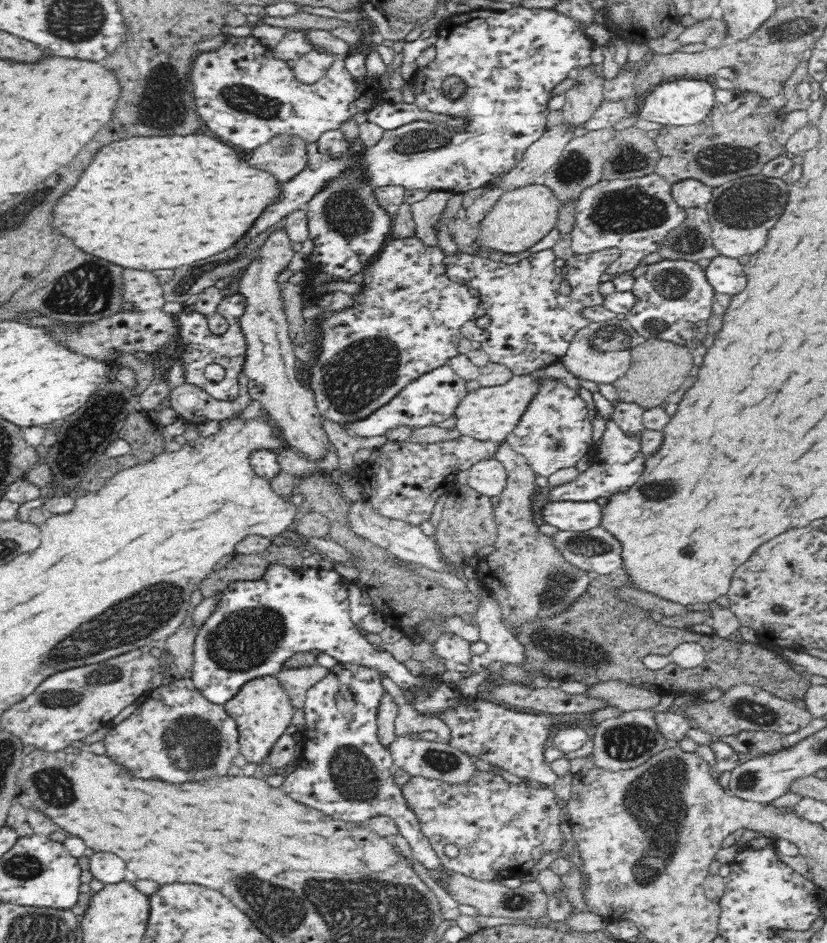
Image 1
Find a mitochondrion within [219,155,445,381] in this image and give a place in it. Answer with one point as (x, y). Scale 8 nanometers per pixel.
(348, 214)

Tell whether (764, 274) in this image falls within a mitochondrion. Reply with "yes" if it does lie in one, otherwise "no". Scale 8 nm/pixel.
no

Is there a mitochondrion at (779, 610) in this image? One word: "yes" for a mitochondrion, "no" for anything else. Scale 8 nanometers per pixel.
no

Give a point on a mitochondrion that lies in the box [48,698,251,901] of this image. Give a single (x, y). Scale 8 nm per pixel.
(192, 742)

